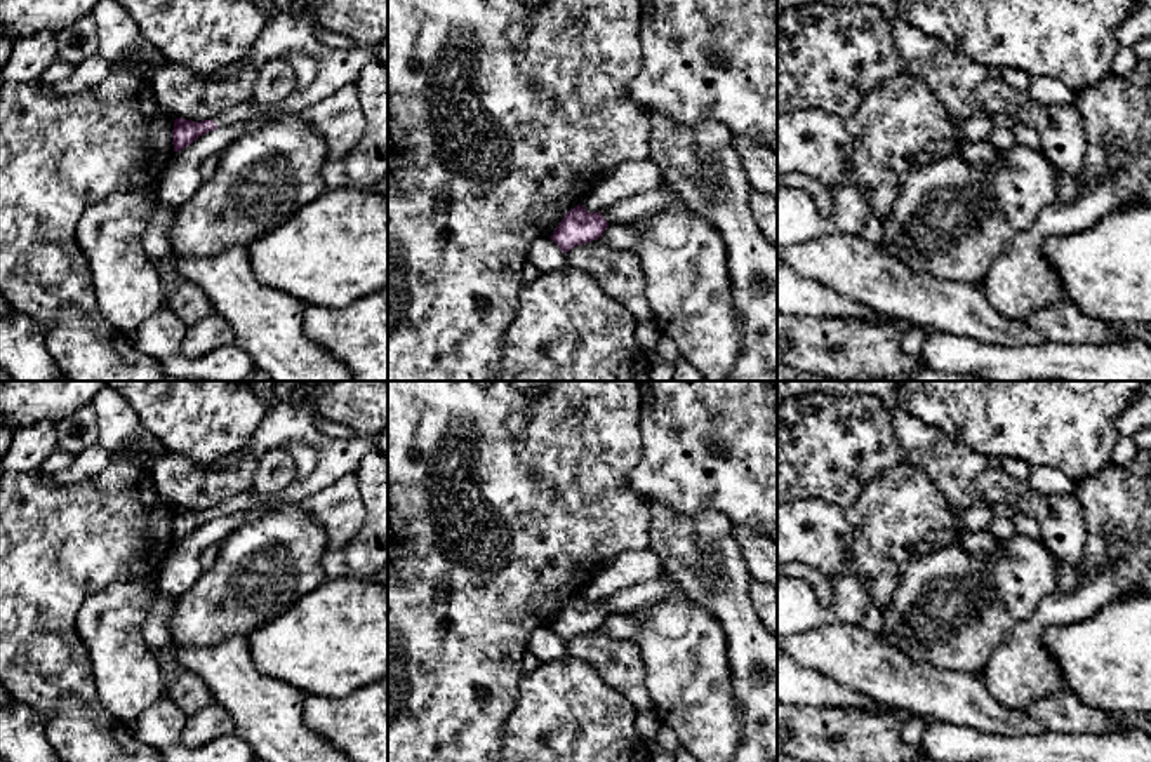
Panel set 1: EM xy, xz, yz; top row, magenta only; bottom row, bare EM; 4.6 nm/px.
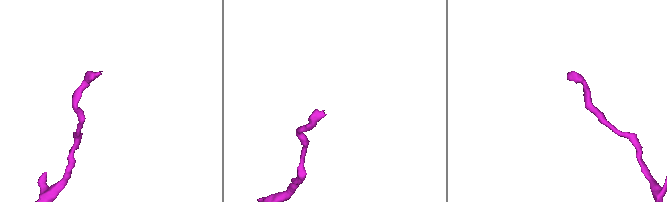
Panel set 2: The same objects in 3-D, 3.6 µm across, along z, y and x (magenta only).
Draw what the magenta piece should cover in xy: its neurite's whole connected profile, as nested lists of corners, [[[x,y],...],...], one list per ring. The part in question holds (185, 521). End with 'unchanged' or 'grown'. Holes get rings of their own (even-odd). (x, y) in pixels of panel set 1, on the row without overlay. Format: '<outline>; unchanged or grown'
[[[254,489],[236,494],[231,499],[202,511],[193,511],[186,508],[176,508],[174,510],[174,520],[172,520],[172,534],[174,541],[181,541],[186,536],[190,536],[193,531],[196,531],[200,525],[216,520],[217,517],[226,517],[231,513],[238,513],[245,508],[249,508],[254,501]]]; grown

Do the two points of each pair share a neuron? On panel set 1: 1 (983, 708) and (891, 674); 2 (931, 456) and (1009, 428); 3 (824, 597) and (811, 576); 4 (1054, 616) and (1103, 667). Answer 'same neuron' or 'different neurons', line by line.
1: same neuron
2: different neurons
3: same neuron
4: different neurons

